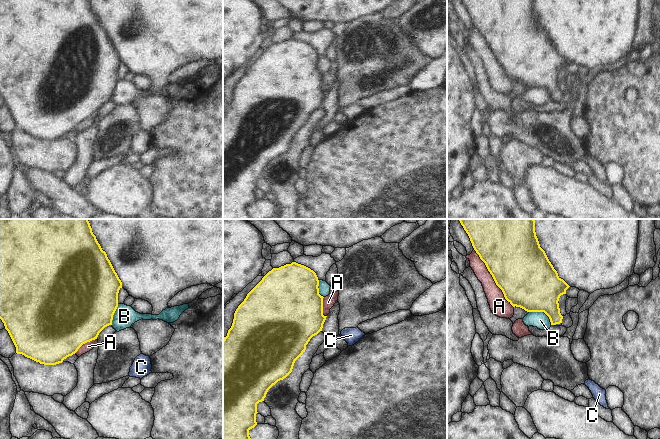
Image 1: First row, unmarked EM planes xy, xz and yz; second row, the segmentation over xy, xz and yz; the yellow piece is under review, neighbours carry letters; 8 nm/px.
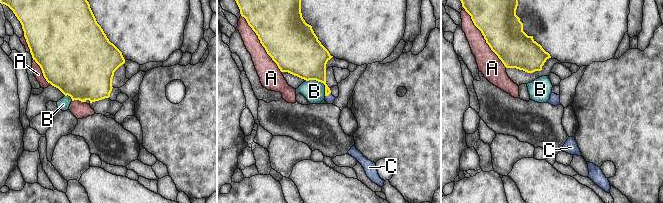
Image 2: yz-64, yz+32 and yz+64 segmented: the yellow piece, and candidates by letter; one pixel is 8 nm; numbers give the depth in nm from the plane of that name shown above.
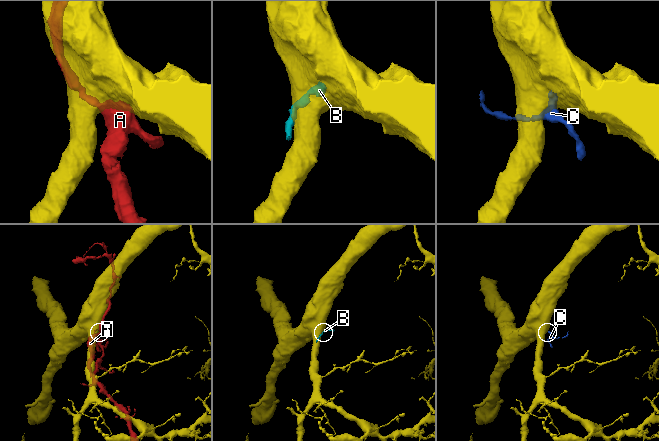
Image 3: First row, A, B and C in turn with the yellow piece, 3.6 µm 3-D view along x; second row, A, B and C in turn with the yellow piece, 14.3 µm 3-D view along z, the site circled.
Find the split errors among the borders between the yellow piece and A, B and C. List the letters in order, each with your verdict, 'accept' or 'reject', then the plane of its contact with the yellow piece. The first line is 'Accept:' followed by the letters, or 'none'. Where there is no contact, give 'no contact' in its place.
Accept: C
A: reject; meets yellow in yz
B: reject; meets yellow in yz
C: accept; meets yellow in yz

